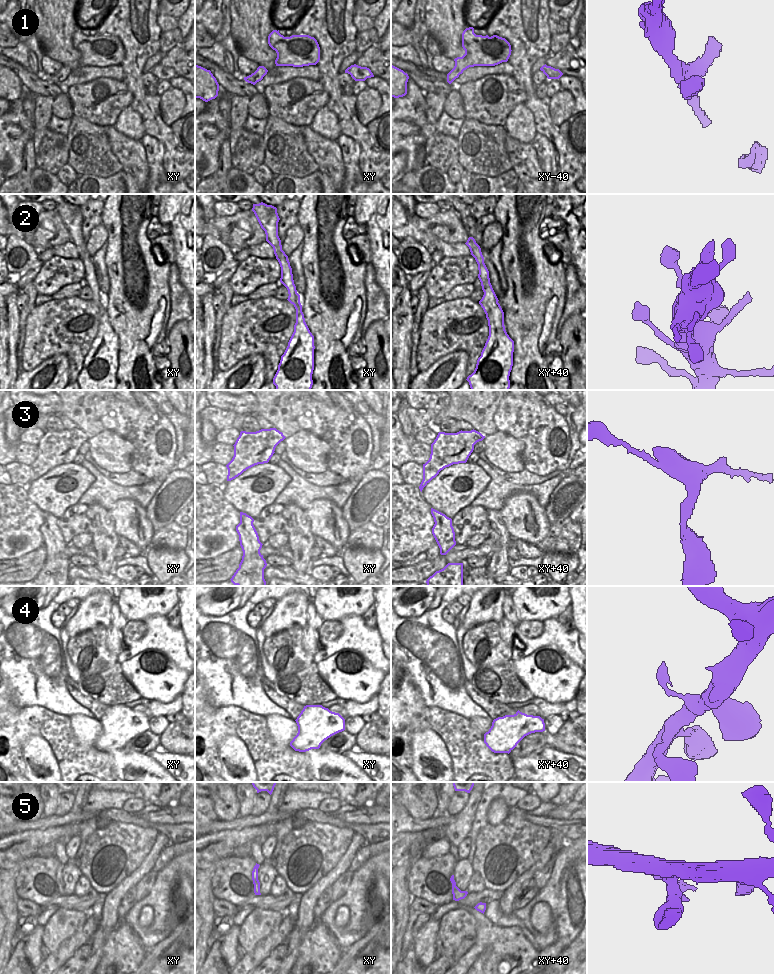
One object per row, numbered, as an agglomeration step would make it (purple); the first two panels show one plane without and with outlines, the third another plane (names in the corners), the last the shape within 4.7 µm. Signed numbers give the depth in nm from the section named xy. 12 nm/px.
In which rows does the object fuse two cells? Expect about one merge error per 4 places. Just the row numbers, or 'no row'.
3.

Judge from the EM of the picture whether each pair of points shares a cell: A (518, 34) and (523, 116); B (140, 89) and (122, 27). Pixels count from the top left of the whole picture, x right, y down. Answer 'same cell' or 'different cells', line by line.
A: different cells
B: same cell

